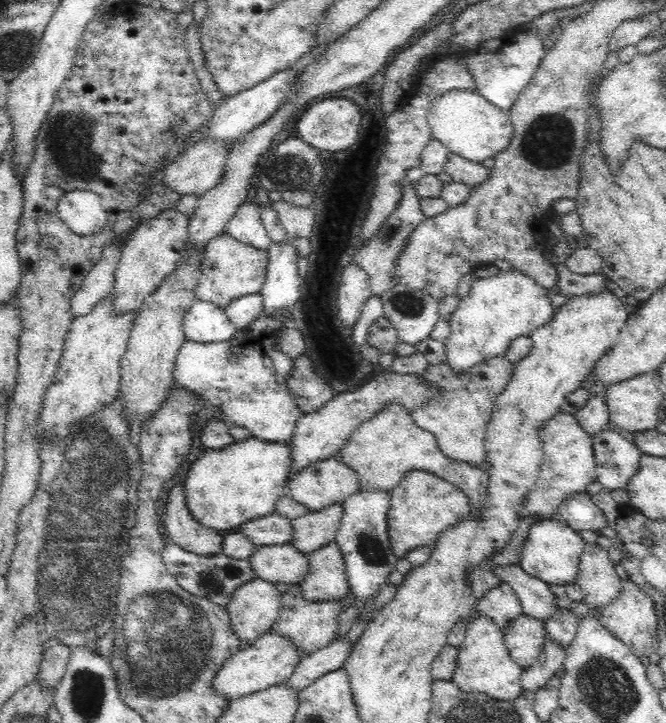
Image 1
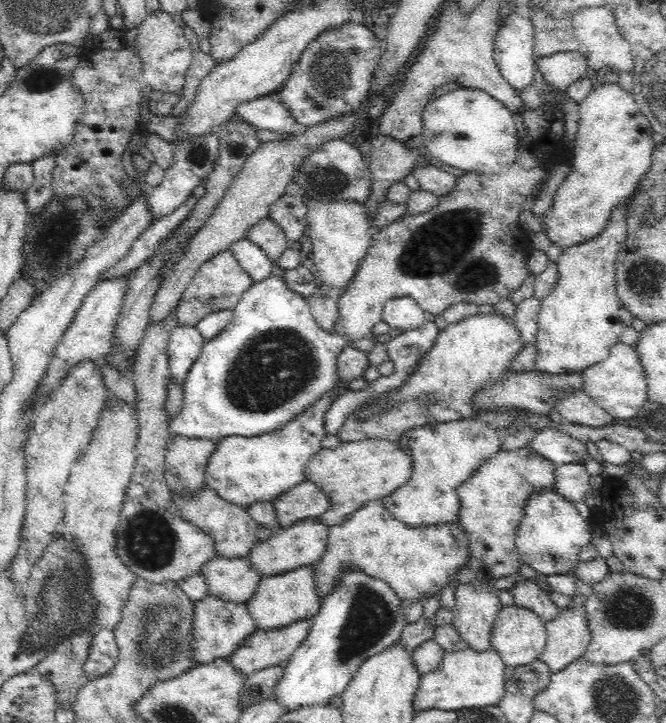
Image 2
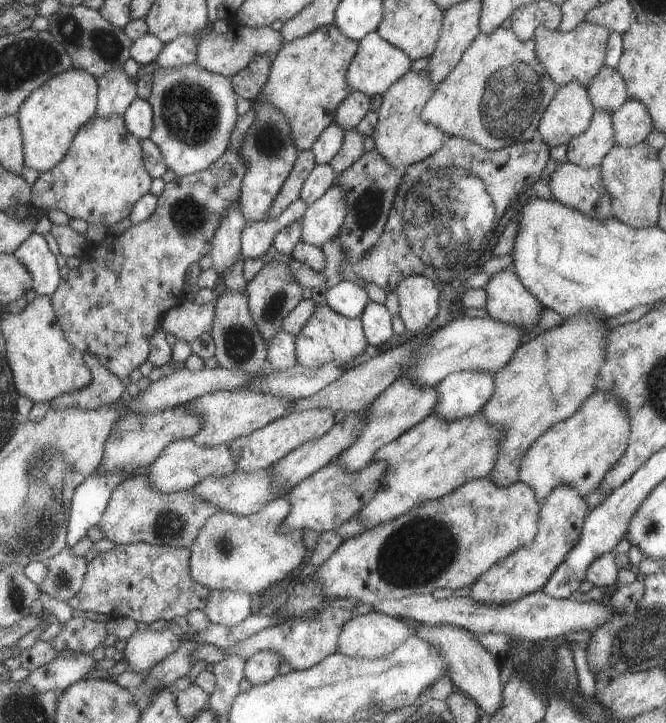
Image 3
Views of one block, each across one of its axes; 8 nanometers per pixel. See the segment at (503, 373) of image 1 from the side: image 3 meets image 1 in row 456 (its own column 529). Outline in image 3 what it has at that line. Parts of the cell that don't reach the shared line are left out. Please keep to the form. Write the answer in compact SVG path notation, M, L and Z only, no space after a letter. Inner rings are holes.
M595 391L569 418L555 423L531 447L520 465L518 480L534 489L541 503L558 484L569 485L583 497L598 488L604 475L624 454L630 436L630 418L620 400Z

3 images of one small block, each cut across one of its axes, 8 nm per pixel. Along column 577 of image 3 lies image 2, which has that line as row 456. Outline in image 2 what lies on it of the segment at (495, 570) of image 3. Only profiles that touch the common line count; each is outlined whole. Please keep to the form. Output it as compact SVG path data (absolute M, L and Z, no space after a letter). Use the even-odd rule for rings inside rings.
M518 448L489 457L458 489L458 523L468 536L467 562L478 579L500 580L520 572L521 560L515 547L516 530L523 508L536 491L555 490L554 464L531 449Z

